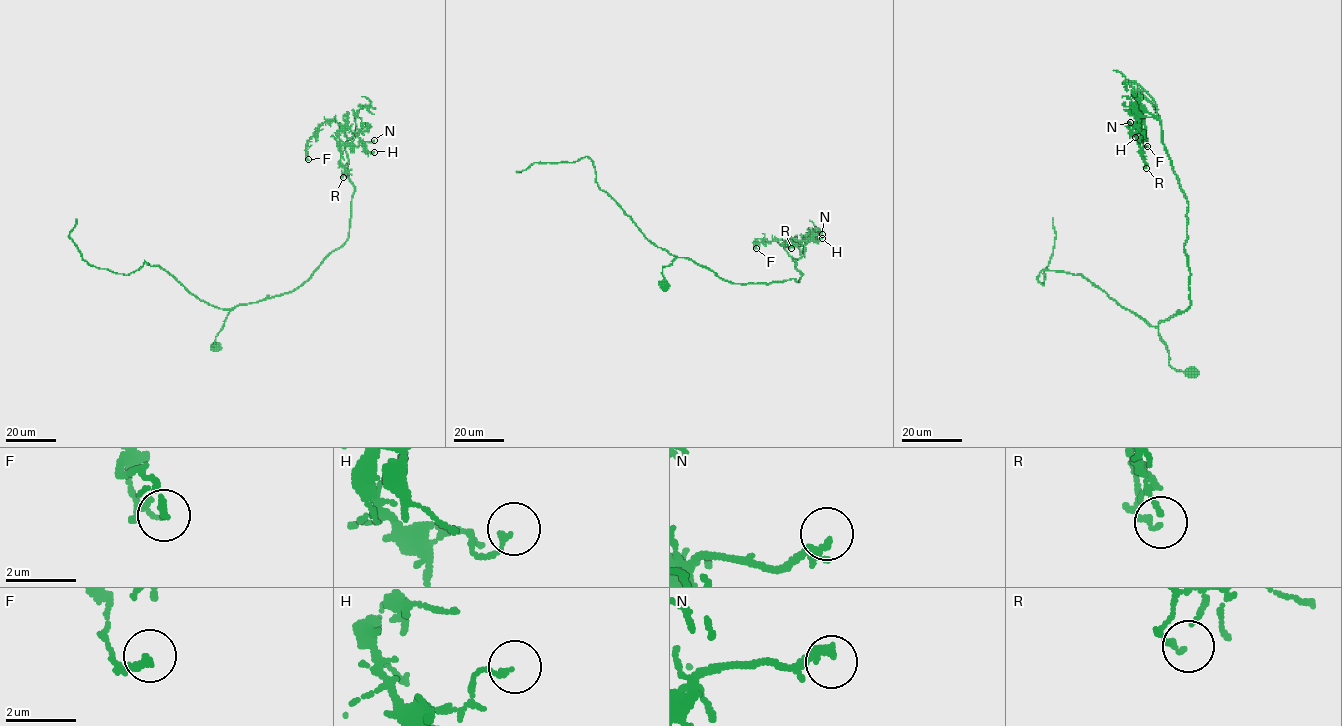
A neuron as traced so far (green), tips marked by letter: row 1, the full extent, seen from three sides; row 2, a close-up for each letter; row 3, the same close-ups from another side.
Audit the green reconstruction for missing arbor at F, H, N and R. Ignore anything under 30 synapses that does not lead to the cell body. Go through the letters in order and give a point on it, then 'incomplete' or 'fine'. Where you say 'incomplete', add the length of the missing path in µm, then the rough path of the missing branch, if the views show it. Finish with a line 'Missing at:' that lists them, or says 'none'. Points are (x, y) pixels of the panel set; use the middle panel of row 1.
F: (756, 248) | fine
H: (822, 238) | fine
N: (822, 234) | fine
R: (791, 248) | fine
Missing at: none

